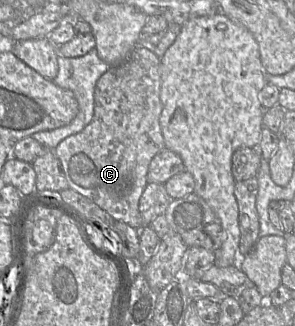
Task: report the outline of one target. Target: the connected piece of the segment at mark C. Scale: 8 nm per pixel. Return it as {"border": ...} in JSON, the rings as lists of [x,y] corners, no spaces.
{"border":[[[137,46],[119,65],[112,66],[97,81],[94,92],[94,117],[79,133],[62,140],[52,151],[61,162],[69,188],[90,199],[116,221],[141,230],[144,227],[139,200],[146,188],[151,160],[165,148],[160,126],[162,113],[161,58],[153,51]]]}

